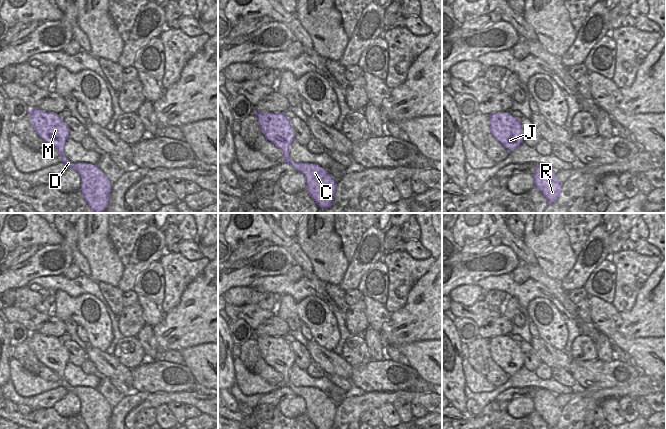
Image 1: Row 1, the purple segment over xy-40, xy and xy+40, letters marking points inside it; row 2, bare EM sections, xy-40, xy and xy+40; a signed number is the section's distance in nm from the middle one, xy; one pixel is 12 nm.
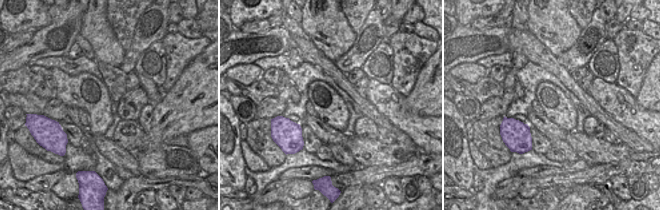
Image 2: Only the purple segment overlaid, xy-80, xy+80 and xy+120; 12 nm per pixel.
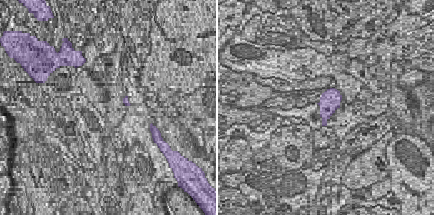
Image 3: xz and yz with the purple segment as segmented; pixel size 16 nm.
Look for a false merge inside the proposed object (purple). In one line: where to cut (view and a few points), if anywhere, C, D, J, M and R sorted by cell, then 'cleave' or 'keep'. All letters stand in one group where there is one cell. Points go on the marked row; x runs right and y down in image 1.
no cut | C D J M R | keep

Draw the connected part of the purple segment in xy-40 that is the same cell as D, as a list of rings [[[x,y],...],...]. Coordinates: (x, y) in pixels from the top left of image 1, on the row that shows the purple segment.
[[[37,108],[29,110],[30,123],[35,132],[43,141],[54,147],[61,154],[61,162],[68,168],[76,171],[81,178],[80,191],[94,213],[104,211],[110,201],[113,184],[98,168],[97,165],[78,162],[72,164],[63,152],[66,140],[69,138],[69,129],[63,118],[53,112],[46,112]]]

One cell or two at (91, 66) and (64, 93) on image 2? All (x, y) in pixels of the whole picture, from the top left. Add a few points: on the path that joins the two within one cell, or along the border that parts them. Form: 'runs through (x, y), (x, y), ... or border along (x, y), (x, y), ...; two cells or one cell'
border along (62, 71), (71, 75), (88, 72), (101, 80); two cells

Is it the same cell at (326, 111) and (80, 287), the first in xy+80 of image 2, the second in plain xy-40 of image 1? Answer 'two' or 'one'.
two

